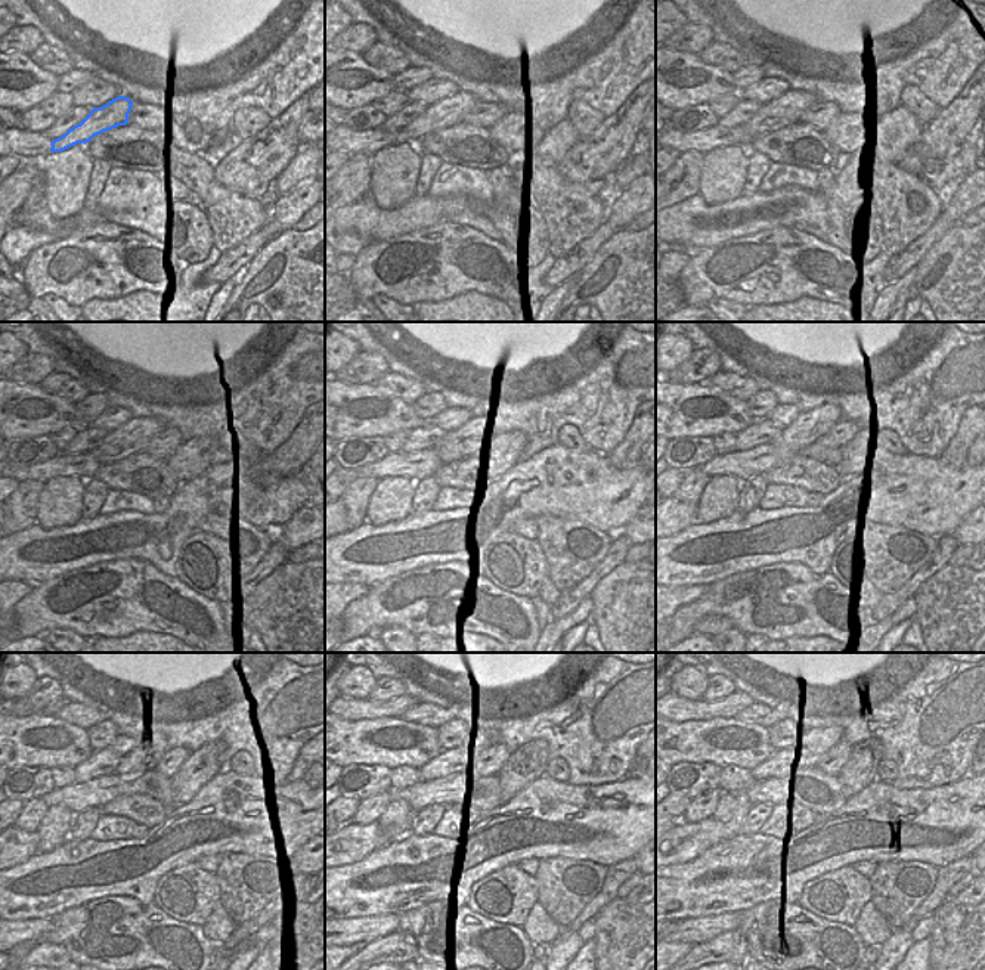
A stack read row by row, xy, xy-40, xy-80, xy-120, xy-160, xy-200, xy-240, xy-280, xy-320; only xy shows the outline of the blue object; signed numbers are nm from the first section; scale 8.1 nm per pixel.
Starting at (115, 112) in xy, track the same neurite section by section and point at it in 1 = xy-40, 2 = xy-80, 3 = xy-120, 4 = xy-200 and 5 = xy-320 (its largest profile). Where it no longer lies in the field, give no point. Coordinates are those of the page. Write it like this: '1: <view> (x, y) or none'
1: xy-40 (449, 111)
2: xy-80 (786, 109)
3: xy-120 (132, 437)
4: xy-200 (807, 428)
5: xy-320 (832, 762)

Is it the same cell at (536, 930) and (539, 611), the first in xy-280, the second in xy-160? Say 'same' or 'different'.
different

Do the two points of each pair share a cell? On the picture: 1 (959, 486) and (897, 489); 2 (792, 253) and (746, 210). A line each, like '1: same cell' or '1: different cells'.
1: same cell
2: different cells

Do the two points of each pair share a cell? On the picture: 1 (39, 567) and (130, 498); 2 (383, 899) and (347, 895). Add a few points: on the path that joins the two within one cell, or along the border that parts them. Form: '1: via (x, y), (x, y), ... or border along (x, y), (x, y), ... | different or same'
1: border along (146, 513), (120, 510), (99, 514) | different
2: via (374, 895), (356, 895) | same

